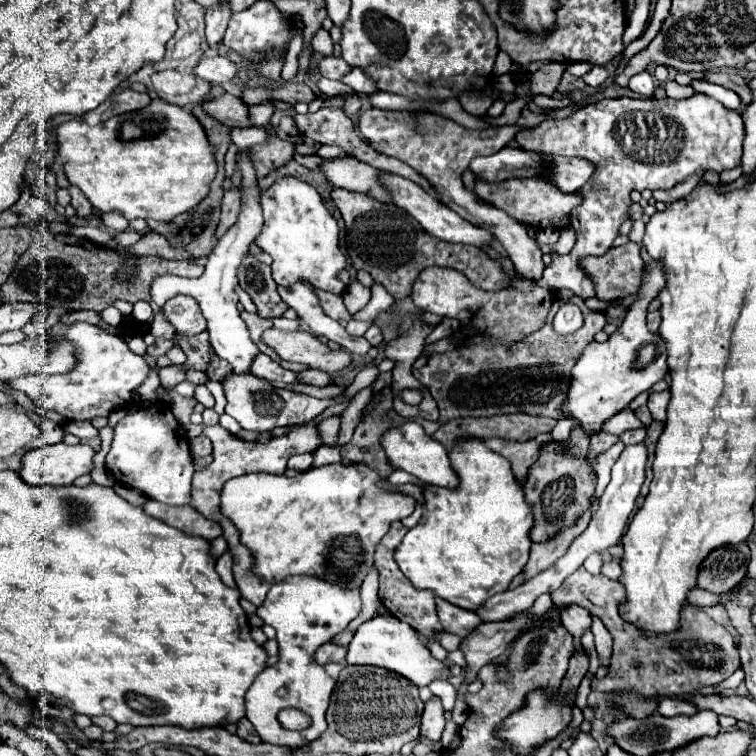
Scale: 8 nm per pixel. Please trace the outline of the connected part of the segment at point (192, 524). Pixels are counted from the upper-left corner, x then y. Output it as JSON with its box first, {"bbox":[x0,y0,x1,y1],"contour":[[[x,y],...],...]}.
{"bbox":[142,500,222,540],"contour":[[[146,500],[142,510],[148,516],[166,522],[168,526],[182,530],[184,534],[200,536],[200,538],[206,538],[206,540],[212,540],[212,538],[222,534],[220,526],[216,522],[200,516],[198,510],[192,508],[192,506],[166,506],[166,504],[156,502],[156,500]]]}

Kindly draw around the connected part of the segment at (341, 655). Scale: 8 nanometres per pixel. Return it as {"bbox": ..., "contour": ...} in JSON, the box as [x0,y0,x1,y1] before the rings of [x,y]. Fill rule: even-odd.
{"bbox":[314,642,346,666],"contour":[[[332,642],[322,644],[314,654],[314,660],[316,660],[316,664],[320,662],[320,666],[324,666],[328,662],[340,662],[342,664],[344,658],[346,658],[346,650],[342,650],[340,646],[334,646]]]}

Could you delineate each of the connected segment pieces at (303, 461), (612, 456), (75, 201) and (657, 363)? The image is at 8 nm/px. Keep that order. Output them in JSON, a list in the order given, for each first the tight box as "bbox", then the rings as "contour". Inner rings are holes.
[{"bbox":[288,454,312,472],"contour":[[[296,454],[288,460],[288,468],[294,468],[298,472],[306,472],[312,466],[312,454]]]},{"bbox":[594,440,624,504],"contour":[[[618,440],[608,452],[602,452],[598,458],[596,458],[596,462],[594,462],[594,466],[596,466],[596,474],[598,474],[598,486],[596,486],[596,504],[598,504],[598,498],[604,494],[604,490],[606,490],[606,486],[608,486],[608,482],[610,482],[610,468],[614,466],[614,462],[616,462],[616,458],[620,456],[620,452],[624,450],[624,444]]]},{"bbox":[68,186,94,218],"contour":[[[70,186],[68,188],[68,192],[70,192],[70,196],[72,196],[72,206],[74,206],[74,210],[76,210],[76,216],[78,218],[92,218],[94,216],[94,208],[92,208],[92,204],[88,202],[88,198],[84,198],[84,194],[80,192],[80,190],[76,190],[76,186]]]},{"bbox":[564,250,670,436],"contour":[[[642,250],[642,258],[648,264],[648,274],[644,278],[640,298],[630,306],[622,326],[618,326],[618,330],[610,334],[608,342],[588,344],[576,366],[572,368],[572,386],[568,390],[568,402],[564,404],[564,410],[568,418],[580,420],[576,426],[582,426],[588,436],[598,432],[606,418],[624,410],[632,402],[632,398],[636,398],[640,392],[646,392],[652,384],[664,380],[664,376],[670,372],[666,364],[666,342],[646,328],[646,308],[648,302],[664,288],[664,274],[660,270],[660,264],[648,258],[646,250]],[[646,344],[656,346],[656,356],[646,368],[636,368],[638,352]]]}]

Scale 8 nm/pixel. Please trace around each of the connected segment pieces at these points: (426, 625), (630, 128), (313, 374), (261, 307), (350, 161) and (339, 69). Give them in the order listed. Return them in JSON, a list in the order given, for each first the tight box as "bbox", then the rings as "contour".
[{"bbox":[374,522,448,660],"contour":[[[392,522],[388,534],[386,534],[386,536],[380,540],[380,544],[376,546],[374,566],[376,566],[376,570],[378,570],[378,580],[380,580],[378,598],[380,598],[380,602],[384,604],[384,608],[386,608],[392,616],[396,616],[400,622],[410,624],[416,632],[420,632],[420,634],[424,634],[424,636],[428,638],[428,648],[430,648],[430,652],[432,652],[434,658],[444,660],[448,652],[432,638],[432,634],[434,634],[436,630],[442,630],[442,626],[440,626],[440,622],[438,622],[438,616],[436,616],[436,604],[434,604],[434,594],[432,594],[432,590],[420,590],[420,588],[416,588],[416,586],[398,570],[398,566],[396,566],[396,562],[394,562],[394,558],[392,558],[394,548],[402,542],[402,538],[404,538],[406,532],[408,532],[408,528],[402,526],[402,522]]]},{"bbox":[516,94,744,300],"contour":[[[694,94],[684,100],[620,96],[588,104],[568,118],[544,120],[532,130],[520,130],[516,140],[520,148],[534,152],[582,156],[596,168],[590,180],[576,192],[582,202],[570,214],[570,226],[576,232],[572,252],[554,258],[536,282],[548,290],[568,288],[586,300],[594,296],[594,286],[580,270],[578,260],[588,254],[602,256],[612,246],[622,222],[630,214],[628,194],[632,190],[668,190],[686,176],[734,168],[742,156],[744,124],[740,112],[728,110],[706,94]]]},{"bbox":[298,370,330,386],"contour":[[[304,370],[304,372],[298,372],[298,380],[304,382],[304,384],[314,384],[314,386],[326,386],[330,384],[330,376],[320,372],[320,370]]]},{"bbox":[238,256,288,318],"contour":[[[246,256],[238,268],[240,286],[250,294],[254,304],[258,306],[258,316],[274,318],[282,316],[288,308],[276,292],[276,282],[272,278],[270,266],[258,262],[254,256]]]},{"bbox":[318,156,390,202],"contour":[[[348,156],[348,158],[322,160],[322,164],[318,168],[334,188],[346,188],[352,192],[368,194],[374,200],[390,202],[388,192],[378,182],[380,170],[376,170],[356,158]]]},{"bbox":[318,56,352,80],"contour":[[[328,56],[328,58],[322,58],[320,64],[318,64],[318,70],[324,78],[330,78],[330,80],[342,80],[350,70],[352,66],[348,66],[342,58],[334,58],[334,56]]]}]

